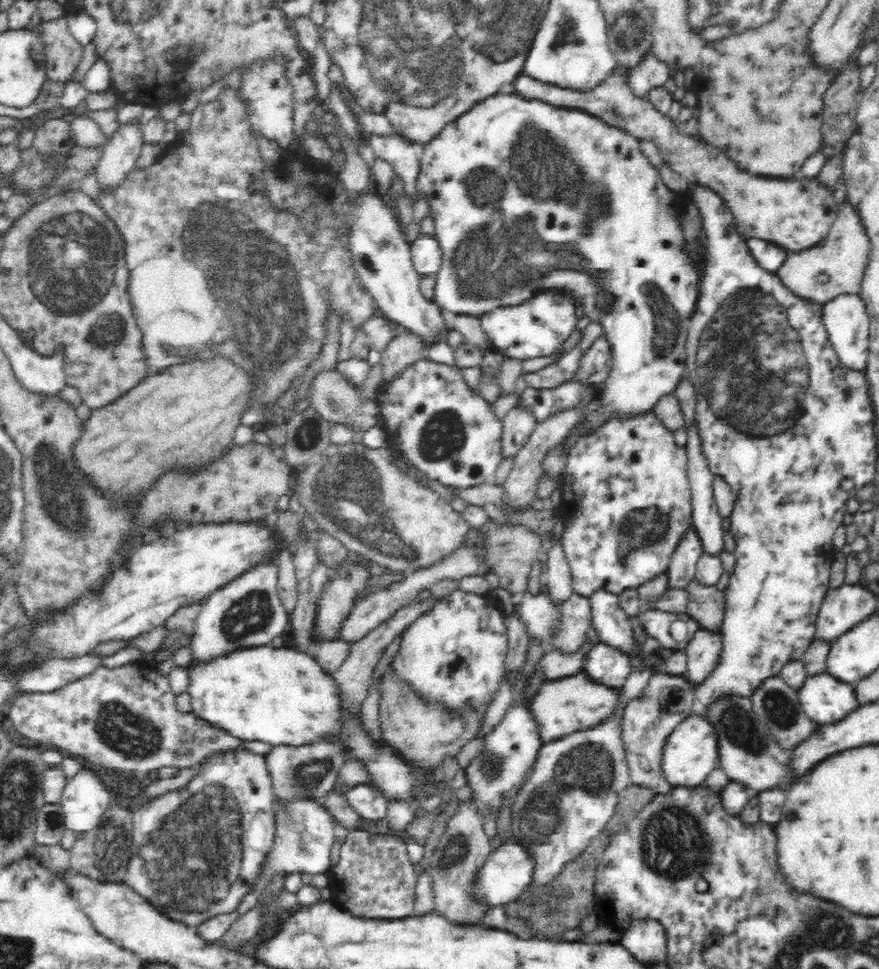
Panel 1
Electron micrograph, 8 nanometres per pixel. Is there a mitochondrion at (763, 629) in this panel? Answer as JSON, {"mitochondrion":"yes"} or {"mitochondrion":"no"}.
{"mitochondrion":"no"}

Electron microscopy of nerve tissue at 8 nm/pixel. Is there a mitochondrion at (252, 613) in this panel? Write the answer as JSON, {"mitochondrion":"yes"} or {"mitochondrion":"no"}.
{"mitochondrion":"yes"}

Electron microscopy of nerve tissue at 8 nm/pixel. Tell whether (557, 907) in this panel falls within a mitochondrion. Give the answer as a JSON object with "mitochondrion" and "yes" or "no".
{"mitochondrion":"yes"}

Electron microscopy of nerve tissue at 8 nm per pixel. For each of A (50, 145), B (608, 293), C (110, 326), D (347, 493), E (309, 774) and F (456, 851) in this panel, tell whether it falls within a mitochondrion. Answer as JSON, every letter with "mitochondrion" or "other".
{"A":"other","B":"mitochondrion","C":"mitochondrion","D":"mitochondrion","E":"mitochondrion","F":"mitochondrion"}

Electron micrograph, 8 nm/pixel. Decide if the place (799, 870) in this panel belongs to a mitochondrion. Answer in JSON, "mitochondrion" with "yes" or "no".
{"mitochondrion":"no"}

